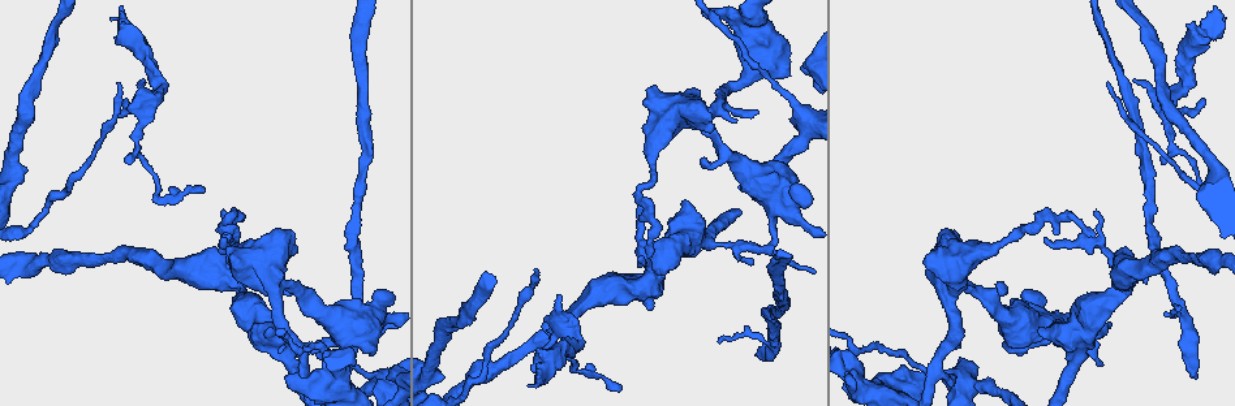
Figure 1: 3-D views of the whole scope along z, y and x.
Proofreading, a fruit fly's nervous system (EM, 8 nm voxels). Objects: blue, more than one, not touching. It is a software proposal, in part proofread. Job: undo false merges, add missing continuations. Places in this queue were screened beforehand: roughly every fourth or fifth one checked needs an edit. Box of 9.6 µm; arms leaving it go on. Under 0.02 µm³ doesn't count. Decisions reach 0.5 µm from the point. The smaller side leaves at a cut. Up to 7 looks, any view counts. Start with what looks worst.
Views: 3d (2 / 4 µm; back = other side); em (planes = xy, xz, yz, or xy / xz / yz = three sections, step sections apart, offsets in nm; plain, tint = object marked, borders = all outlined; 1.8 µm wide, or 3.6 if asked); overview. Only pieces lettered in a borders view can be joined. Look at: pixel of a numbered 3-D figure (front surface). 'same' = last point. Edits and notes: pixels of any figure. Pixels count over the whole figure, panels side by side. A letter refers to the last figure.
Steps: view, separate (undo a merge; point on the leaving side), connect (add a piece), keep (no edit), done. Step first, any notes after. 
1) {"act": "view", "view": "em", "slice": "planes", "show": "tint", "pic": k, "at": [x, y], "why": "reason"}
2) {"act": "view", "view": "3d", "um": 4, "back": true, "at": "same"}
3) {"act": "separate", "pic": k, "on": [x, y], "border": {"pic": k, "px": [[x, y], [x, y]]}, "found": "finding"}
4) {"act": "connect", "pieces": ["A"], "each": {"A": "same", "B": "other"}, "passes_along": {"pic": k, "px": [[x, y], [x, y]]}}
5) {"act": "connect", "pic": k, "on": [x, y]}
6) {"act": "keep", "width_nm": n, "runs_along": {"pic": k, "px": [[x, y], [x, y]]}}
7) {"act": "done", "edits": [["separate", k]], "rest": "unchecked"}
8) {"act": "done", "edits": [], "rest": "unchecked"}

{"act": "view", "view": "em", "slice": "planes", "show": "borders", "pic": 1, "at": [276, 286], "why": "thick turns thin"}

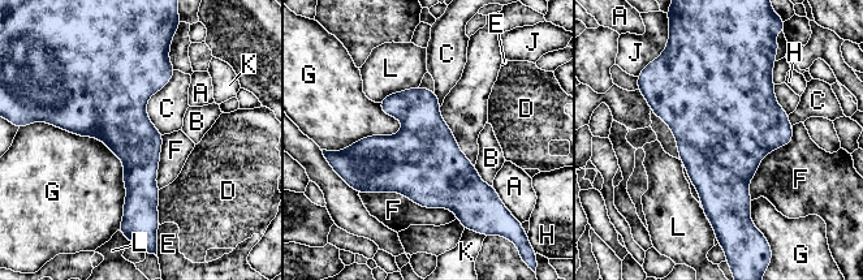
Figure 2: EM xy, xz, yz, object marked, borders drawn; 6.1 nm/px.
{"act": "keep", "width_nm": 360, "each": {"A": "other", "B": "other", "C": "other", "D": "other", "E": "other", "F": "other", "G": "other", "H": "other", "J": "other", "K": "other", "L": "other"}, "found": "one neuron here"}

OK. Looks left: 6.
{"act": "view", "view": "3d", "um": 2, "pic": 1, "at": [565, 329], "why": "calibre changes"}

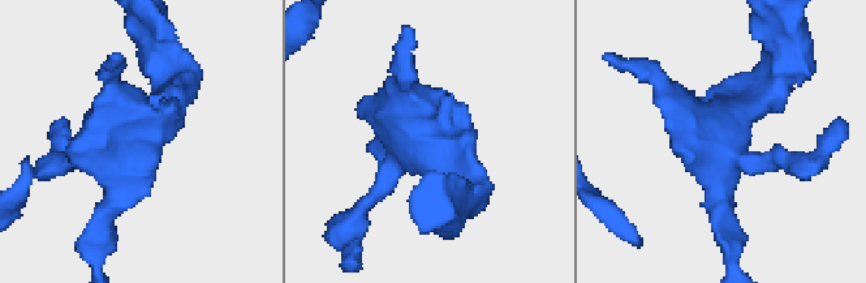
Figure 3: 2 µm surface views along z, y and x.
{"act": "view", "view": "em", "slice": "planes", "show": "tint", "pic": 3, "at": [422, 141], "why": "need the tissue"}

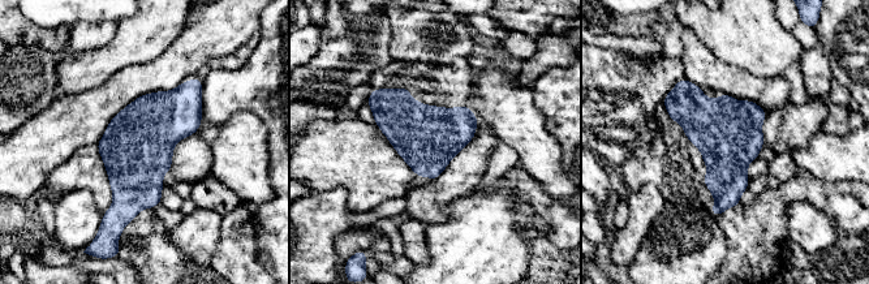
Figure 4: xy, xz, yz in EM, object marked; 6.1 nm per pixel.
{"act": "view", "view": "em", "slice": "planes", "show": "borders", "at": "same", "why": "what lies round it"}

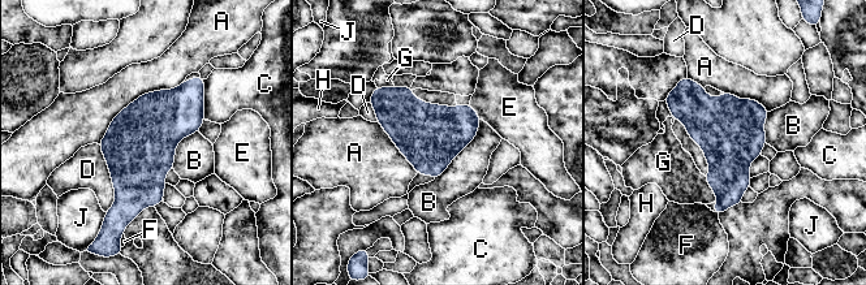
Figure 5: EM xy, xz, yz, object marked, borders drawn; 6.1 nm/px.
{"act": "connect", "pieces": ["G"], "longest_contact_nm": ["A", 650], "each": {"A": "other", "B": "other", "C": "other", "D": "other", "E": "other", "F": "other", "G": "same", "H": "other", "J": "other"}, "passes_along": {"pic": 5, "px": [[728, 151], [710, 186], [673, 169]]}, "found": "it goes on there"}

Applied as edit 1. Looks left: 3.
{"act": "view", "view": "em", "slice": "planes", "show": "plain", "pic": 1, "at": [1209, 28], "why": "thick turns thin"}

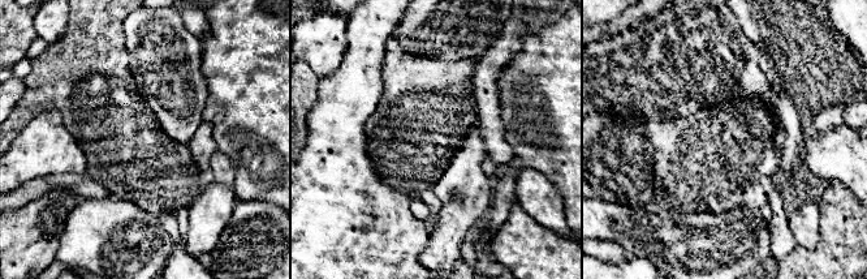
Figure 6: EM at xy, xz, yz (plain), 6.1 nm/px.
{"act": "view", "view": "em", "slice": "planes", "show": "borders", "at": "same"}

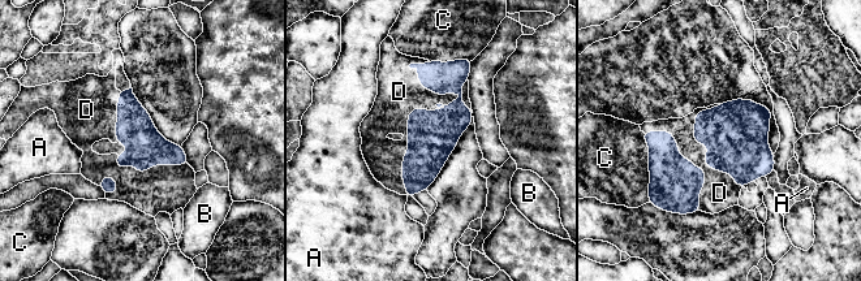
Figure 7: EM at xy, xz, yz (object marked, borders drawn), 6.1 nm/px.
{"act": "connect", "pieces": ["D"], "each": {"A": "other", "B": "other", "C": "other", "D": "same"}, "passes_along": {"pic": 7, "px": [[429, 147], [434, 111], [399, 91]]}, "found": "the neuron continues"}

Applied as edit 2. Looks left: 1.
{"act": "done", "edits": [["connect", 5], ["connect", 7]], "rest": "unchecked"}

